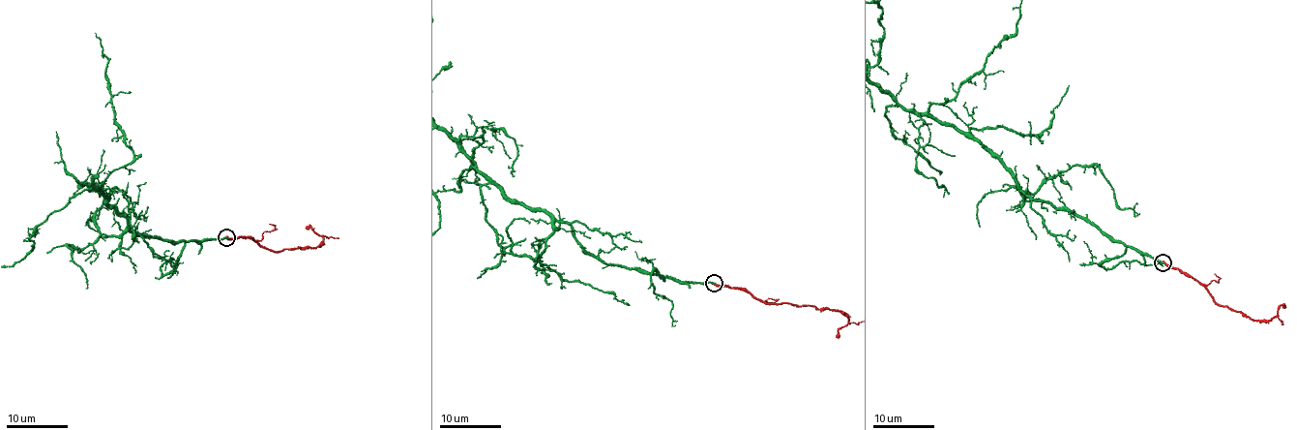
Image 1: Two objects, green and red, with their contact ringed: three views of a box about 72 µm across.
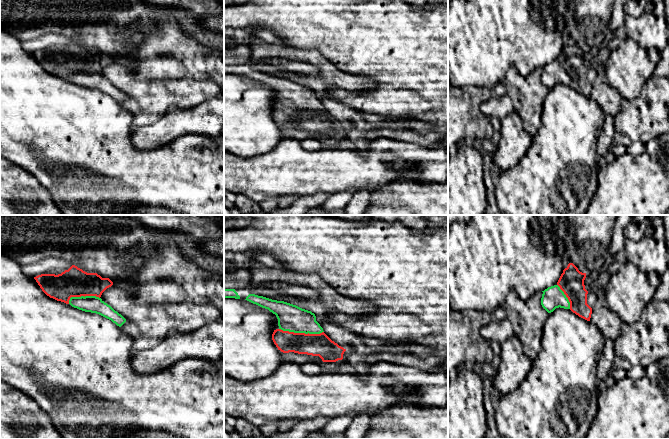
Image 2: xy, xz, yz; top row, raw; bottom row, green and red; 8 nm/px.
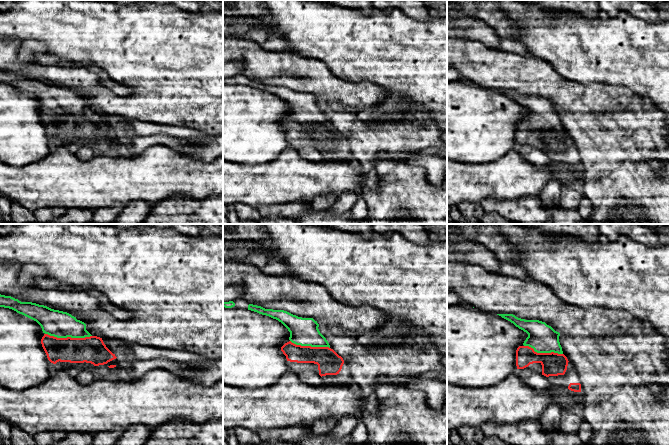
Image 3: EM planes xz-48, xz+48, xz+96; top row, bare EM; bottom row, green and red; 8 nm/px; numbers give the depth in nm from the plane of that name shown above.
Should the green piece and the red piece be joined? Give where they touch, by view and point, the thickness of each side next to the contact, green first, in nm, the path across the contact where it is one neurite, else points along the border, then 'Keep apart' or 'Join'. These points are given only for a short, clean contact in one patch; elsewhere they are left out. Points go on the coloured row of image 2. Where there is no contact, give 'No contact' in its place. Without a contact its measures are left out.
Touches green at xz (301, 332). Thickness 220 nm (green) against 180 nm. Join

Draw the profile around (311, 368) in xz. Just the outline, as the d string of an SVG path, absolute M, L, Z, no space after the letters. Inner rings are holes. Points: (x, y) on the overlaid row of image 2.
M306 362L300 365L300 369L309 375L316 375L318 373L322 373L322 369L320 364L314 362Z

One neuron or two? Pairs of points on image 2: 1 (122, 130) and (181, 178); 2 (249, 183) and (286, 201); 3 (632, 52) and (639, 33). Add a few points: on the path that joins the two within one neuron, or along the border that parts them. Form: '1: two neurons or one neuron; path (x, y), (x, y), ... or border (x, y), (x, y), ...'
1: one neuron; path (128, 148), (141, 161), (154, 164), (163, 169)
2: two neurons; border (299, 196), (273, 196), (264, 199), (260, 203)
3: two neurons; border (626, 36), (634, 39), (646, 48)

